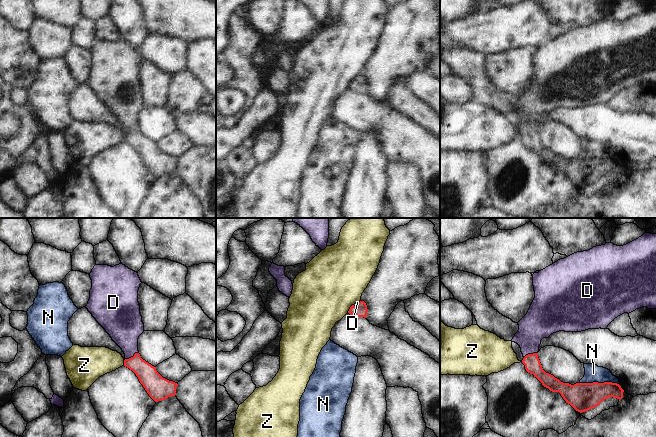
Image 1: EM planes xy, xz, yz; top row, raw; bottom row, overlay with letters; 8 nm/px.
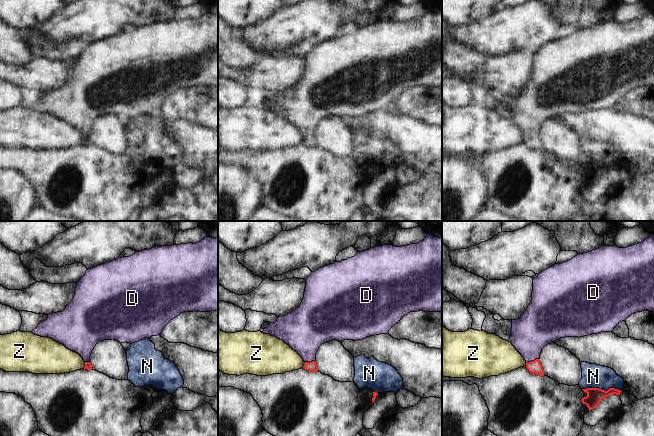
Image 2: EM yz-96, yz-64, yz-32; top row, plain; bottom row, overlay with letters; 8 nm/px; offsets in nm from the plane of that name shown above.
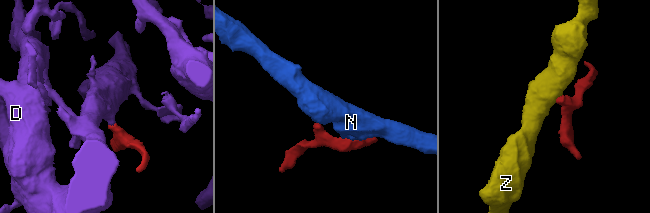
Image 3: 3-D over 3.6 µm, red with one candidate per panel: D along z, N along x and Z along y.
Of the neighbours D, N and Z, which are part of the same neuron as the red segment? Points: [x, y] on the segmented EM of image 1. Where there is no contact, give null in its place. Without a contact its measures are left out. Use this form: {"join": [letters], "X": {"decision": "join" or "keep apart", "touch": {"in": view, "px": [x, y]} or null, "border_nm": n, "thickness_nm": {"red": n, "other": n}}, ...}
{"join": ["D"], "D": {"decision": "join", "touch": {"in": "xy", "px": [131, 357]}, "border_nm": 130, "thickness_nm": {"red": 160, "other": 280}}, "N": {"decision": "keep apart", "touch": {"in": "yz", "px": [599, 383]}, "border_nm": 320, "thickness_nm": {"red": 220, "other": 140}}, "Z": {"decision": "keep apart", "touch": {"in": "xz", "px": [350, 308]}, "border_nm": 90, "thickness_nm": {"red": 110, "other": 480}}}

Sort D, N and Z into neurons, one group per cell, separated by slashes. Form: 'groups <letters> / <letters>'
groups D / N / Z

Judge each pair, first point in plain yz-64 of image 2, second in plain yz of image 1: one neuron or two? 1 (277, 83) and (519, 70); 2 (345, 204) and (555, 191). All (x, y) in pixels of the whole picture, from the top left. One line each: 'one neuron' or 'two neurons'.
1: one neuron
2: one neuron

